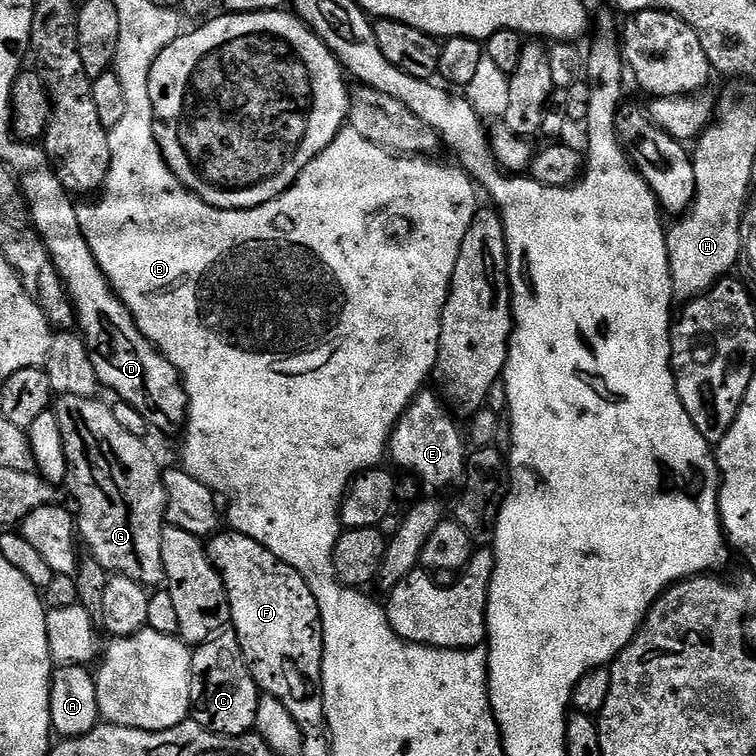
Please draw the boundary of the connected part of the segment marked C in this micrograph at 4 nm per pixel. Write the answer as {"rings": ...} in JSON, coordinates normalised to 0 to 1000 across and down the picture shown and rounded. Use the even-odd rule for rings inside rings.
{"rings":[[[311,839],[292,847],[280,844],[254,862],[254,896],[251,897],[253,956],[261,958],[287,974],[325,974],[339,962],[339,946],[347,919],[328,884]]]}

